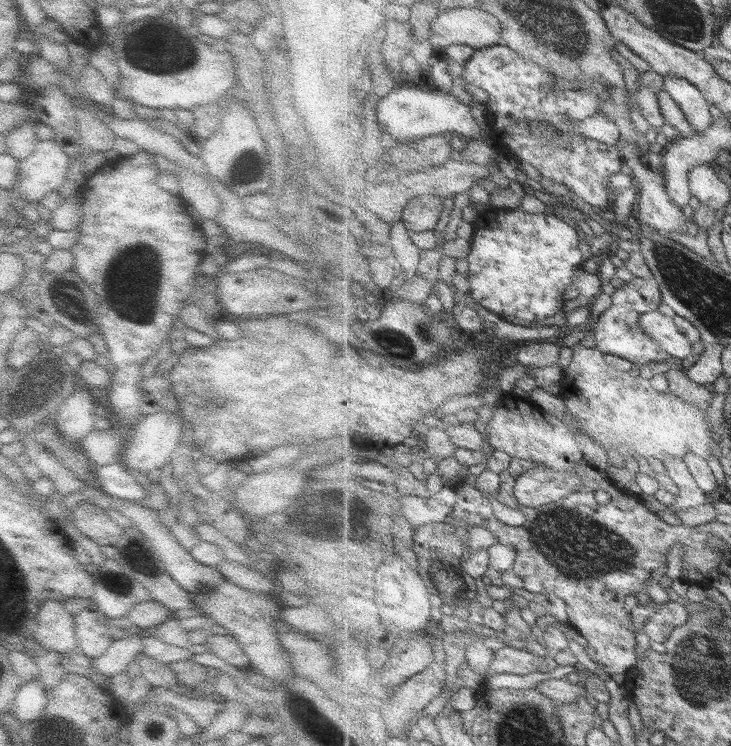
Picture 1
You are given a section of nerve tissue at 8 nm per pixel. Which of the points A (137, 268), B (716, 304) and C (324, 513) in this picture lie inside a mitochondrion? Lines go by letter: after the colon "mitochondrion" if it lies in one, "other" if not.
A: mitochondrion
B: mitochondrion
C: mitochondrion

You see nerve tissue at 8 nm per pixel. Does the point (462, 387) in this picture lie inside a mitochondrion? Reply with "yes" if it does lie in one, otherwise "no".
no

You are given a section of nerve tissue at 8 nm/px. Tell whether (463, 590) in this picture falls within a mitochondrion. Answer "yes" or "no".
no

